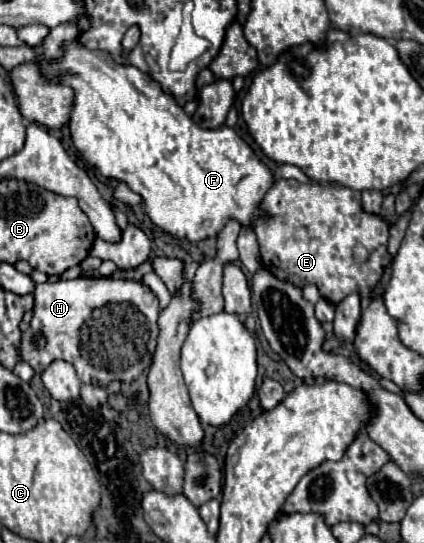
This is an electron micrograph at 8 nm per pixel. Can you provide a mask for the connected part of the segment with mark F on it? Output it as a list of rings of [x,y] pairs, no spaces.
[[[71,41],[67,53],[55,61],[41,61],[41,71],[49,79],[57,77],[75,91],[75,105],[69,121],[71,139],[79,153],[95,165],[105,177],[125,181],[131,191],[145,199],[145,209],[151,221],[177,239],[201,241],[217,237],[227,221],[235,219],[243,227],[253,229],[255,221],[265,215],[261,201],[273,185],[271,169],[253,153],[234,128],[201,129],[191,117],[167,95],[149,75],[131,65],[117,65],[103,51],[89,51],[77,41]]]

